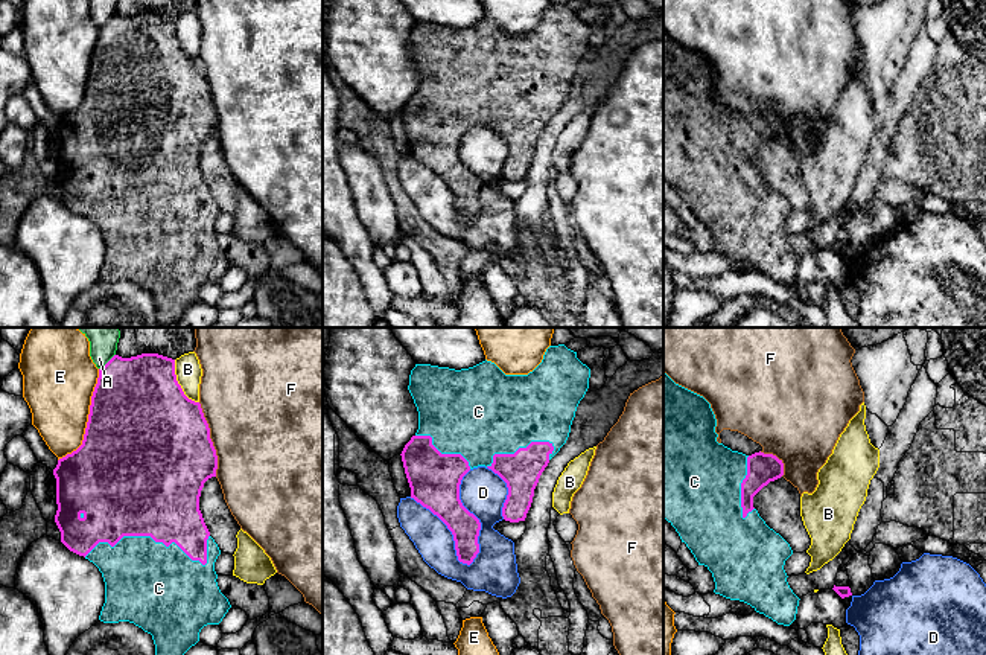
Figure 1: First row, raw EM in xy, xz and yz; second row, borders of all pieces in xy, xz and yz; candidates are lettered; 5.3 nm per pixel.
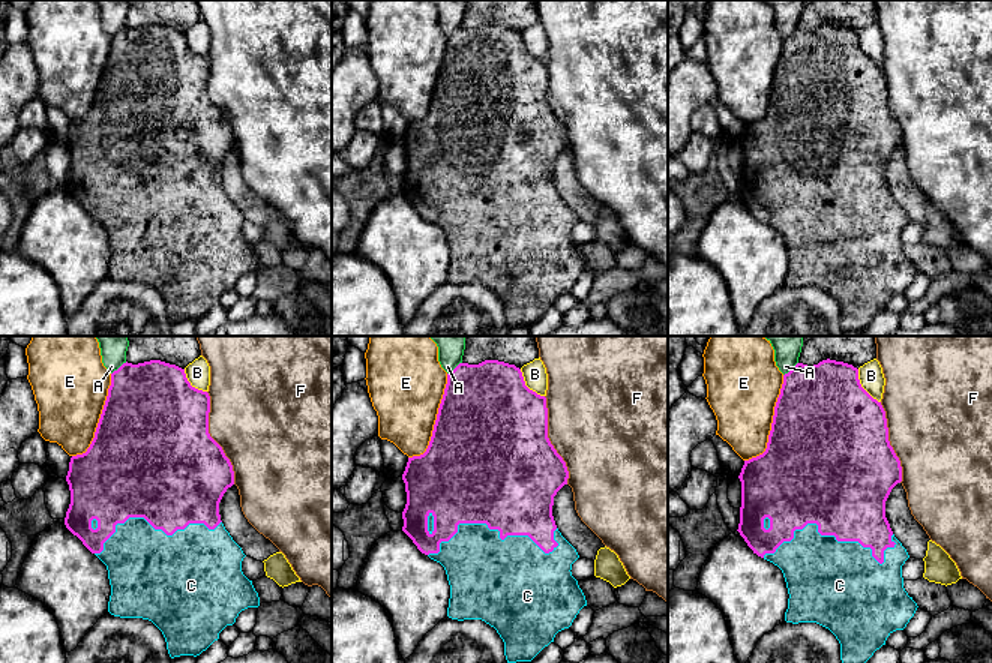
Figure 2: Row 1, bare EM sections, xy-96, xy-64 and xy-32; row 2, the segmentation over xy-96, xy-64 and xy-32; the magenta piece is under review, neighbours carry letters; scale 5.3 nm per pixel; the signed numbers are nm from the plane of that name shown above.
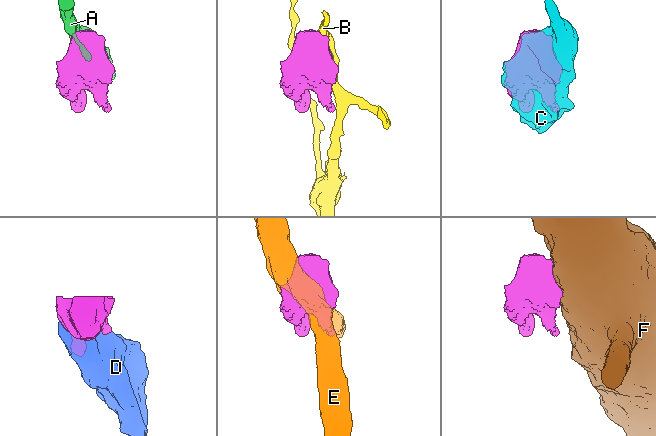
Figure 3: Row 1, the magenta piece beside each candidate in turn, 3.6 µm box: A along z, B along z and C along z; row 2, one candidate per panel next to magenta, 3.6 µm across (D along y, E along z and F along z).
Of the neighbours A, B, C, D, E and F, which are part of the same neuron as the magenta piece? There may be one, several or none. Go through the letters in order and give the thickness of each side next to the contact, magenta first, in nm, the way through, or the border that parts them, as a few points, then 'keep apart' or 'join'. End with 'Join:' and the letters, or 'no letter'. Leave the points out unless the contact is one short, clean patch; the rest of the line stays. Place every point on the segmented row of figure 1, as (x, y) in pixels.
A: 460/180 nm | keep apart
B: 500/140 nm | keep apart
C: 460/460 nm | join
D: 260/220 nm | keep apart
E: 500/380 nm | keep apart
F: 500/500 nm | keep apart
Join: C

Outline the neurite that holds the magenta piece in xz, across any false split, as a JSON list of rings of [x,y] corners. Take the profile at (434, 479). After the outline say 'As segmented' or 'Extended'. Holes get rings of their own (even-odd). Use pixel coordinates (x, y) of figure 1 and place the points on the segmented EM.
[[[565,344],[549,346],[542,363],[528,375],[505,375],[495,363],[482,361],[469,369],[415,364],[408,390],[418,411],[418,430],[405,445],[402,462],[411,487],[411,498],[437,515],[452,532],[458,561],[470,565],[479,553],[479,519],[460,500],[463,477],[473,468],[485,466],[508,487],[502,507],[505,521],[525,521],[534,489],[549,460],[566,443],[577,407],[589,388],[590,369]]]. Extended

